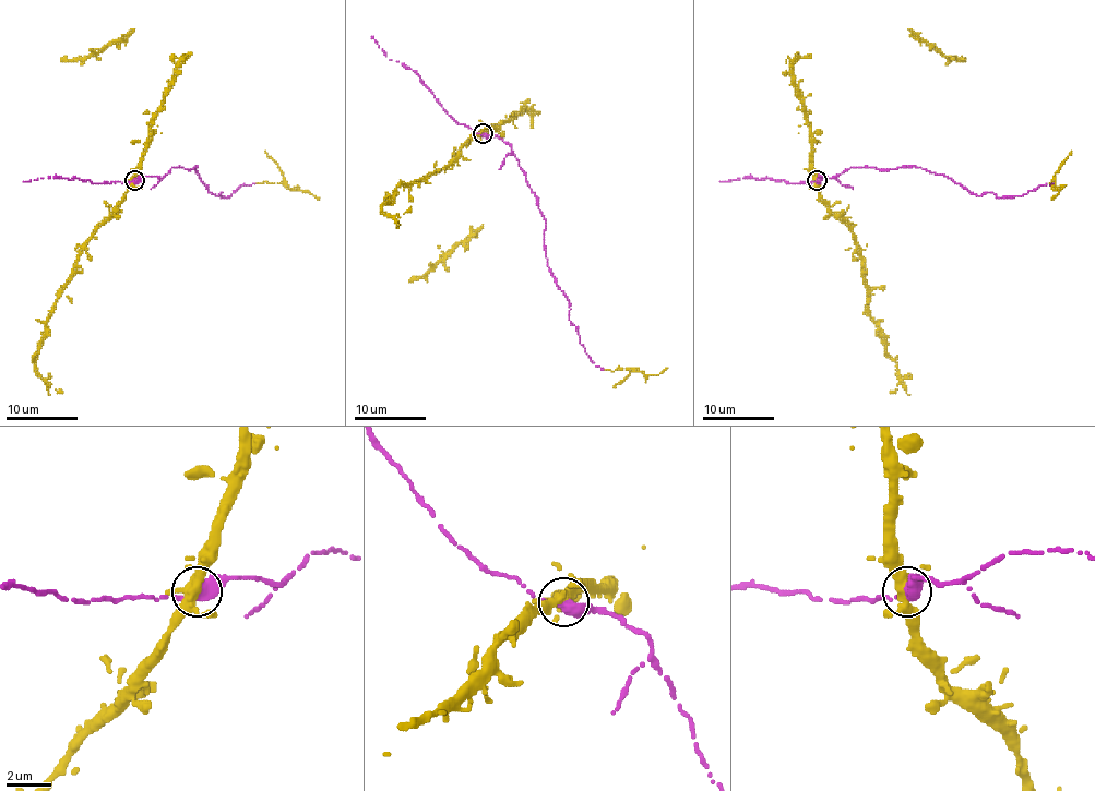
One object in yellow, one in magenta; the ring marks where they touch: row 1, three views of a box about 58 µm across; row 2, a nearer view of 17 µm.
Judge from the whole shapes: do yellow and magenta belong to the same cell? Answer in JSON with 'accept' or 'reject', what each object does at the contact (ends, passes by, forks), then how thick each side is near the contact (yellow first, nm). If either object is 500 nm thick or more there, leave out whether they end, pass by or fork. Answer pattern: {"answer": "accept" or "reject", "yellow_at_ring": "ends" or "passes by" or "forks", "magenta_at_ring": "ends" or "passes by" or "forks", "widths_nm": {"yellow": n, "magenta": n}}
{"answer": "accept", "yellow_at_ring": "forks", "magenta_at_ring": "passes by", "widths_nm": {"yellow": 380, "magenta": 400}}

